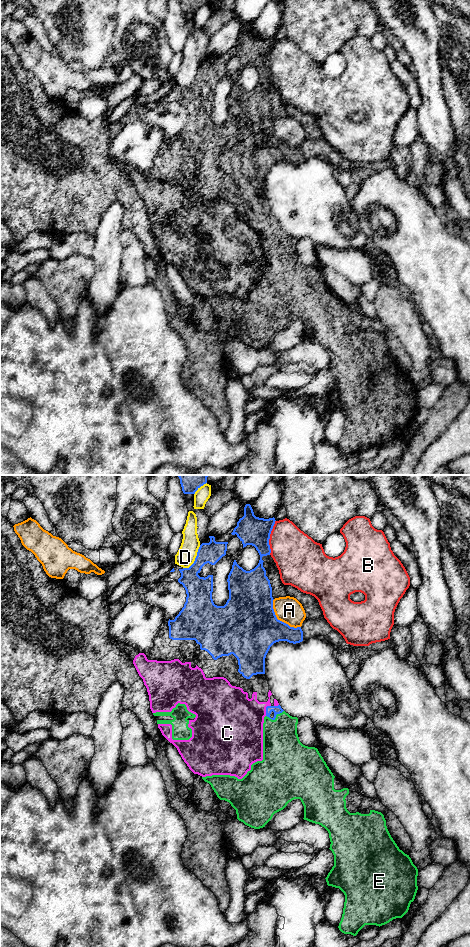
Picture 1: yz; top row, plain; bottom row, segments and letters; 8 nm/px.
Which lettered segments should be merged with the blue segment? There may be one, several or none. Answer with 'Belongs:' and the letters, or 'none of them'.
Belongs: E

